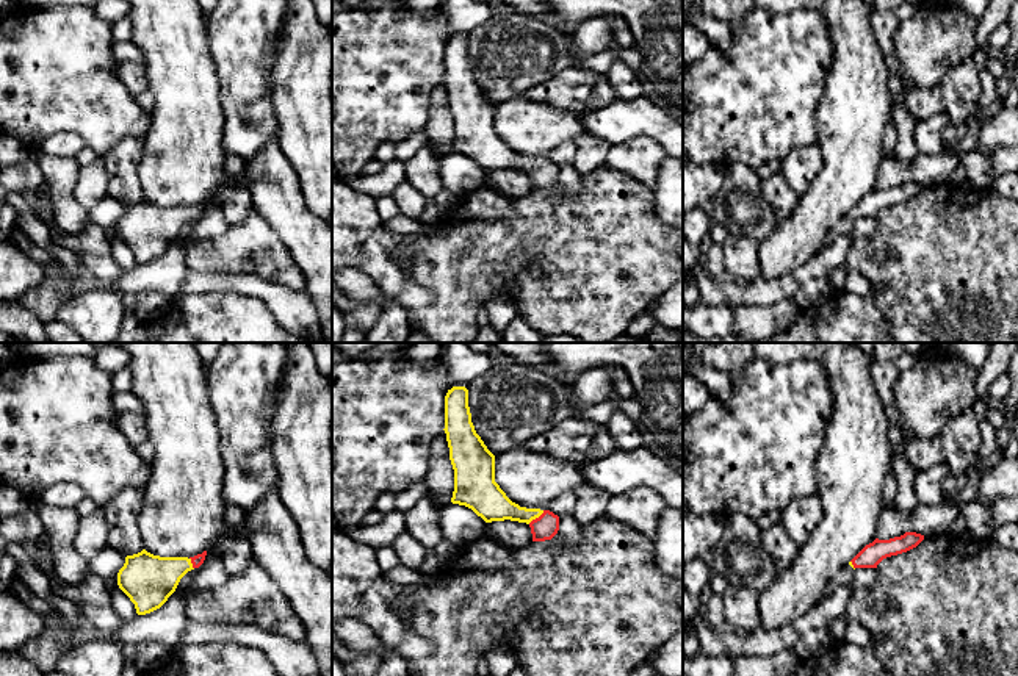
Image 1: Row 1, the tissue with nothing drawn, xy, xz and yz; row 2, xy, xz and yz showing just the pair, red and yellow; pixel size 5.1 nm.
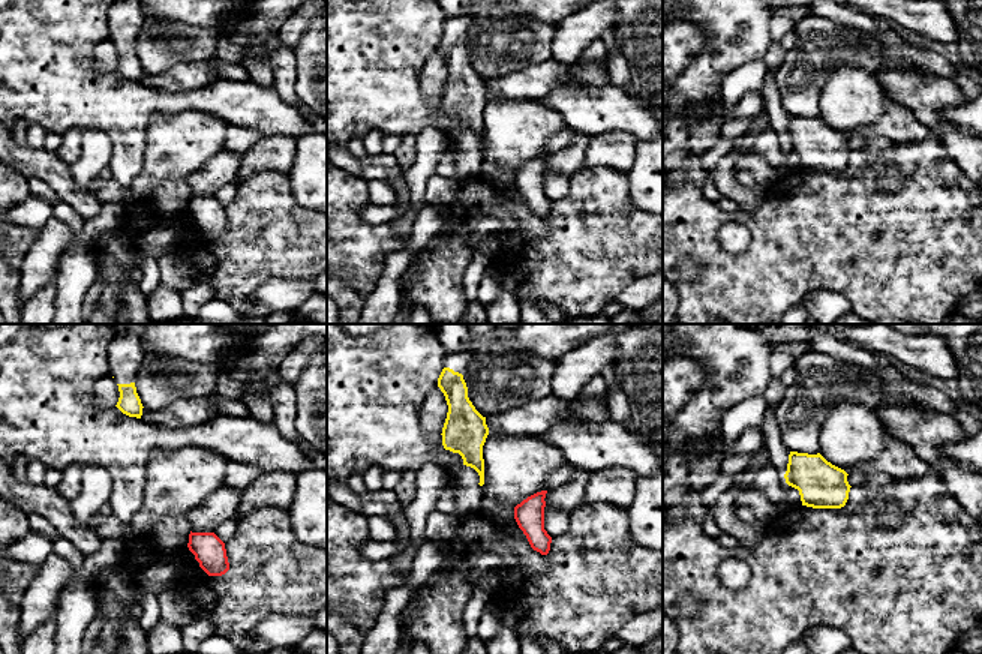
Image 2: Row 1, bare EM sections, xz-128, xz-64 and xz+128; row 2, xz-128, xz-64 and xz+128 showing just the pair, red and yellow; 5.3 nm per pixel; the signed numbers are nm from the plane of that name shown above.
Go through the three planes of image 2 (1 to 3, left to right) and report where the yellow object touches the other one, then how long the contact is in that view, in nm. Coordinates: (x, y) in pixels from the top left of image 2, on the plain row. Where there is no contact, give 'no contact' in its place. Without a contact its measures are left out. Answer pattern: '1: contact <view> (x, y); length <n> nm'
1: no contact
2: no contact
3: no contact

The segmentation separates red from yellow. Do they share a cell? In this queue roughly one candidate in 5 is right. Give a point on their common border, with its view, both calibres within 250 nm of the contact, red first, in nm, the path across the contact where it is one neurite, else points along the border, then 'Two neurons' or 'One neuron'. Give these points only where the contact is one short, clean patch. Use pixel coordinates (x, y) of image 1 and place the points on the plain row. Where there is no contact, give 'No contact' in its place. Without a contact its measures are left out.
Touches red at xz (536, 168). Thickness 130 nm (red) against 180 nm. Path across: xz (544, 177), (536, 168), (497, 157), (490, 152). One neuron

